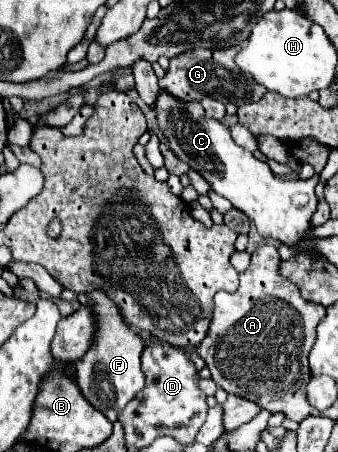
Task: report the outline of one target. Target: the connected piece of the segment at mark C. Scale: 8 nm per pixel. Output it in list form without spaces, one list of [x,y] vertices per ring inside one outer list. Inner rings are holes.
[[[160,90],[152,110],[170,150],[182,162],[190,164],[190,168],[196,170],[216,194],[224,196],[236,210],[244,212],[256,224],[262,236],[280,240],[286,246],[294,246],[306,236],[306,230],[310,228],[310,216],[318,204],[314,188],[320,182],[320,174],[314,174],[308,180],[286,180],[272,176],[268,164],[254,158],[250,150],[238,146],[232,140],[230,130],[220,120],[206,116],[200,102],[174,100],[174,96]]]

